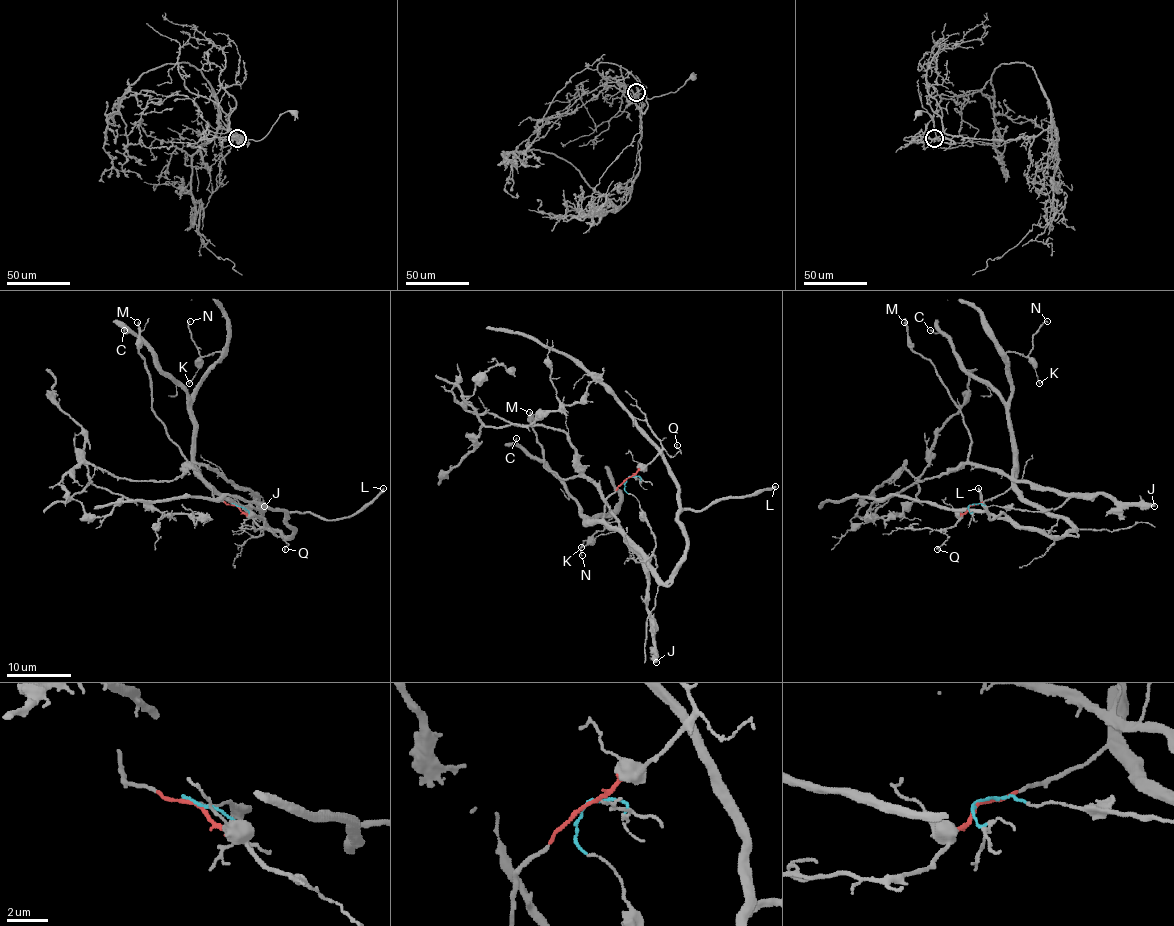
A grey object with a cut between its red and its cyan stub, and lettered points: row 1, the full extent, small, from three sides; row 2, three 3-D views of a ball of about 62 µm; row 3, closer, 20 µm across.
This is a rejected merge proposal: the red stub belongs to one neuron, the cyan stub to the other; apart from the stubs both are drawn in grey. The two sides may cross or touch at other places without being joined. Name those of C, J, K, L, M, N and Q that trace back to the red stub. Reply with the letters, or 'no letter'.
C, K, L, N, Q

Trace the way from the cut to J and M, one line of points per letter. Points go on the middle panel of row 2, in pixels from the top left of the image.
J: (627, 478), (624, 490), (637, 499), (640, 517), (655, 540), (647, 607), (656, 662)
M: (627, 478), (624, 490), (655, 540), (648, 575), (603, 494), (544, 465), (529, 412)

